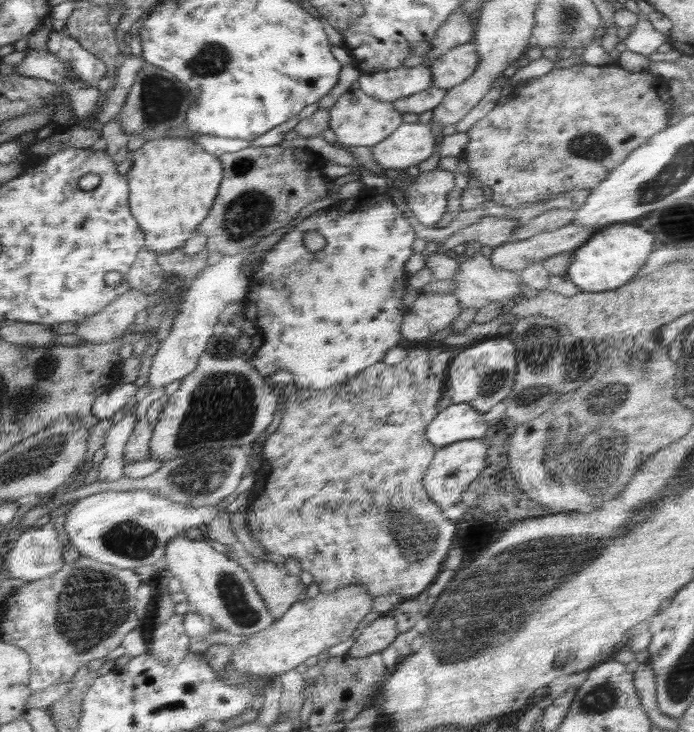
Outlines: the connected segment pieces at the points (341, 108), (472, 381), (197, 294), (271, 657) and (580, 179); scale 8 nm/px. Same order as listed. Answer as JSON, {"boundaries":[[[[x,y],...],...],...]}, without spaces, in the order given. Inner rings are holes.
{"boundaries":[[[[348,89],[330,108],[329,128],[336,134],[337,141],[346,146],[371,146],[388,138],[402,124],[402,114],[393,108],[393,102],[372,98],[362,89]]],[[[508,336],[478,340],[470,348],[456,354],[446,371],[446,389],[452,390],[453,404],[470,403],[482,414],[498,402],[506,401],[517,374],[516,347]]],[[[248,247],[232,255],[224,255],[216,264],[206,265],[192,282],[186,286],[184,301],[180,305],[180,313],[173,320],[172,330],[167,338],[161,341],[160,346],[151,364],[148,383],[154,388],[166,386],[174,381],[180,381],[190,373],[202,352],[206,352],[206,344],[210,336],[214,335],[214,328],[225,313],[226,308],[234,302],[242,301],[248,294],[249,277],[240,278],[242,260],[253,252],[253,247]]],[[[362,584],[350,585],[329,594],[319,593],[316,599],[298,602],[268,628],[251,634],[246,641],[232,648],[232,669],[242,675],[259,675],[261,678],[280,676],[308,661],[310,656],[344,642],[362,625],[364,616],[372,612],[373,604]]],[[[615,63],[604,66],[589,66],[579,64],[569,69],[555,69],[548,72],[545,76],[539,78],[532,78],[517,86],[516,91],[503,104],[496,103],[496,106],[482,118],[478,120],[468,131],[468,144],[463,154],[466,157],[466,164],[468,164],[469,175],[474,180],[483,184],[484,189],[491,200],[500,206],[509,206],[510,208],[522,208],[522,206],[532,205],[532,203],[539,203],[550,200],[552,197],[560,196],[560,194],[572,190],[596,190],[596,188],[607,178],[611,171],[622,161],[629,156],[629,154],[636,150],[641,144],[644,144],[650,137],[662,132],[668,127],[669,119],[672,117],[673,99],[670,96],[669,84],[667,80],[660,76],[654,76],[650,71],[630,72],[623,70],[622,67]]]]}

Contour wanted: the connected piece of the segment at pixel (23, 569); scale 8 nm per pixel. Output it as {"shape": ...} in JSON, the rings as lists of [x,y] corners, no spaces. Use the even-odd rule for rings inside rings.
{"shape":[[[53,519],[44,526],[29,527],[3,558],[5,578],[30,582],[52,576],[65,564],[64,552]]]}

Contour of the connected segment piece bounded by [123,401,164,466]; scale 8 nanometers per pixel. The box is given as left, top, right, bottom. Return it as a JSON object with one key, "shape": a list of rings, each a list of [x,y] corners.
{"shape":[[[152,401],[144,417],[137,421],[124,445],[124,466],[150,459],[150,453],[148,453],[150,452],[150,438],[152,438],[152,430],[156,426],[162,410],[164,410],[164,406],[160,406],[160,402]]]}

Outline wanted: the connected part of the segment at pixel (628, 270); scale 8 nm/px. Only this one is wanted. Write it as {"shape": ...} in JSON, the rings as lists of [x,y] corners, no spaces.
{"shape":[[[614,224],[606,230],[600,230],[583,245],[573,251],[565,278],[578,286],[579,290],[593,293],[614,290],[624,286],[628,280],[636,278],[636,272],[648,260],[652,252],[654,236],[634,224]]]}

